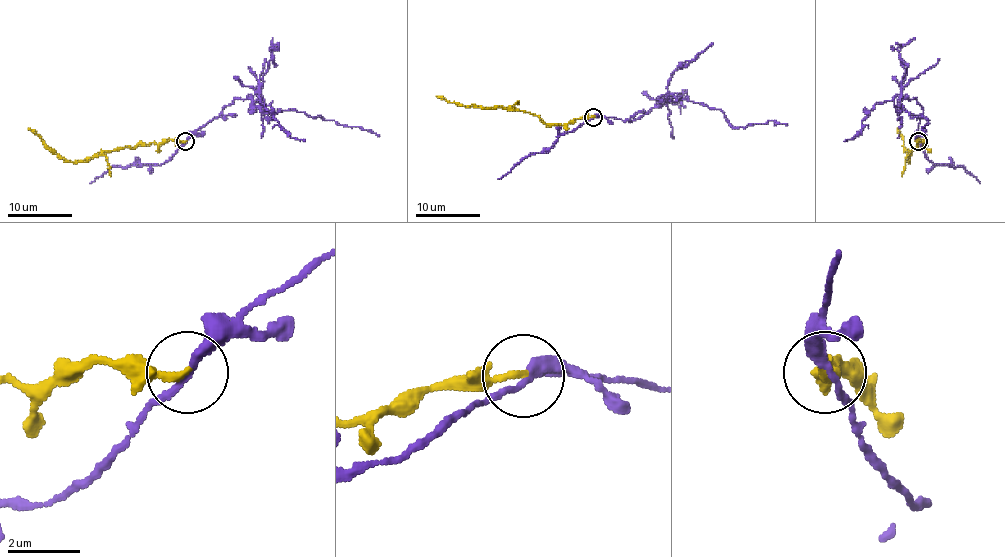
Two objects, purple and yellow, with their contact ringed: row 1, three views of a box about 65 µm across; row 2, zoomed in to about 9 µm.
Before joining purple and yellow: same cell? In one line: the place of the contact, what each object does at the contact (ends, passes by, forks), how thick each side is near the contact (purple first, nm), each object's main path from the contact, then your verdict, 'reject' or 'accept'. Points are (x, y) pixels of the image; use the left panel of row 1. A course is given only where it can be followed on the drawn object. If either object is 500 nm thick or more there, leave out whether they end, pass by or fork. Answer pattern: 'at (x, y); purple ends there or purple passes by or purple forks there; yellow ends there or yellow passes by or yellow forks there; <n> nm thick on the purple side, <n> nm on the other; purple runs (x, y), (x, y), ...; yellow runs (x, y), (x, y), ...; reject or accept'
at (185, 141); purple passes by; yellow ends there; 200 nm thick on the purple side, 200 nm on the other; purple runs (185, 141), (235, 99), (251, 99), (267, 112), (295, 110), (311, 117), (322, 117), (379, 136); yellow runs (185, 141), (167, 139), (159, 144), (136, 144), (130, 149), (122, 147), (67, 162), (28, 128); reject

